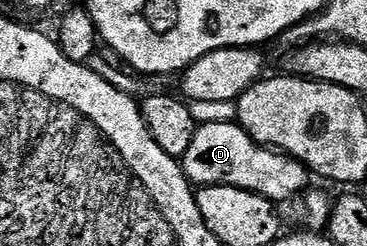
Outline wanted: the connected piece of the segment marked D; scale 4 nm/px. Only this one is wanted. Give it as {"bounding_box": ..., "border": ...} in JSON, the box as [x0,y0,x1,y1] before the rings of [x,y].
{"bounding_box":[180,121,312,203],"border":[[[233,121],[198,125],[188,151],[180,158],[180,168],[186,172],[187,182],[191,186],[240,187],[275,203],[290,201],[297,193],[305,194],[311,188],[312,180],[312,174],[304,162],[277,149],[257,145],[246,130]]]}

